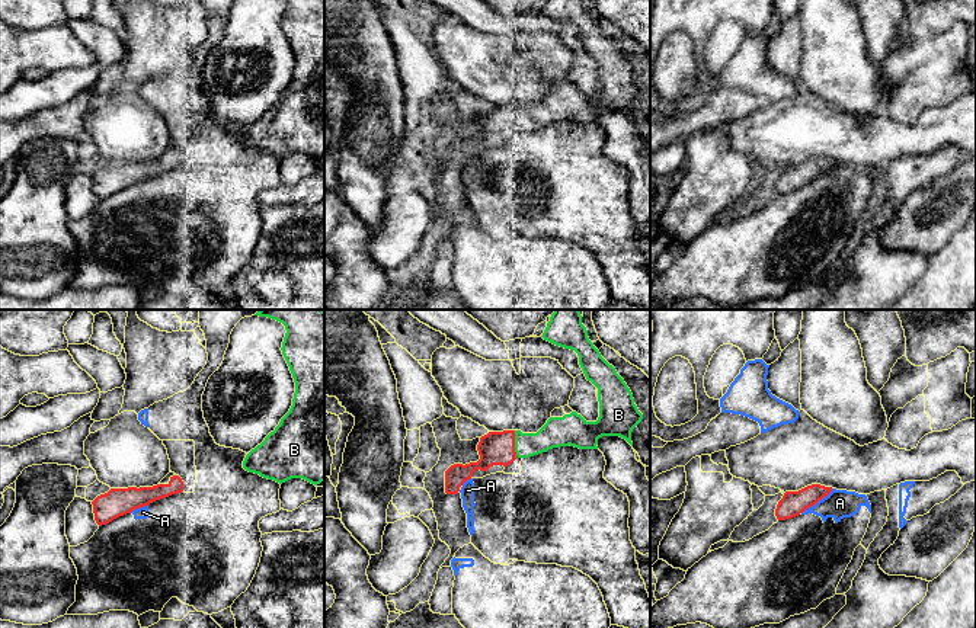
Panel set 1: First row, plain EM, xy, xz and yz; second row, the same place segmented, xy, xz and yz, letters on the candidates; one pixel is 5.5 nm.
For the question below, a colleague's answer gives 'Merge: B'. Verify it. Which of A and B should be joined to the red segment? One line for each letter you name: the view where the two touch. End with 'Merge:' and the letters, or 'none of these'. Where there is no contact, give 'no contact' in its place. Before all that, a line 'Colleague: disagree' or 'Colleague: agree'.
Colleague: agree
B: xz
Merge: B

